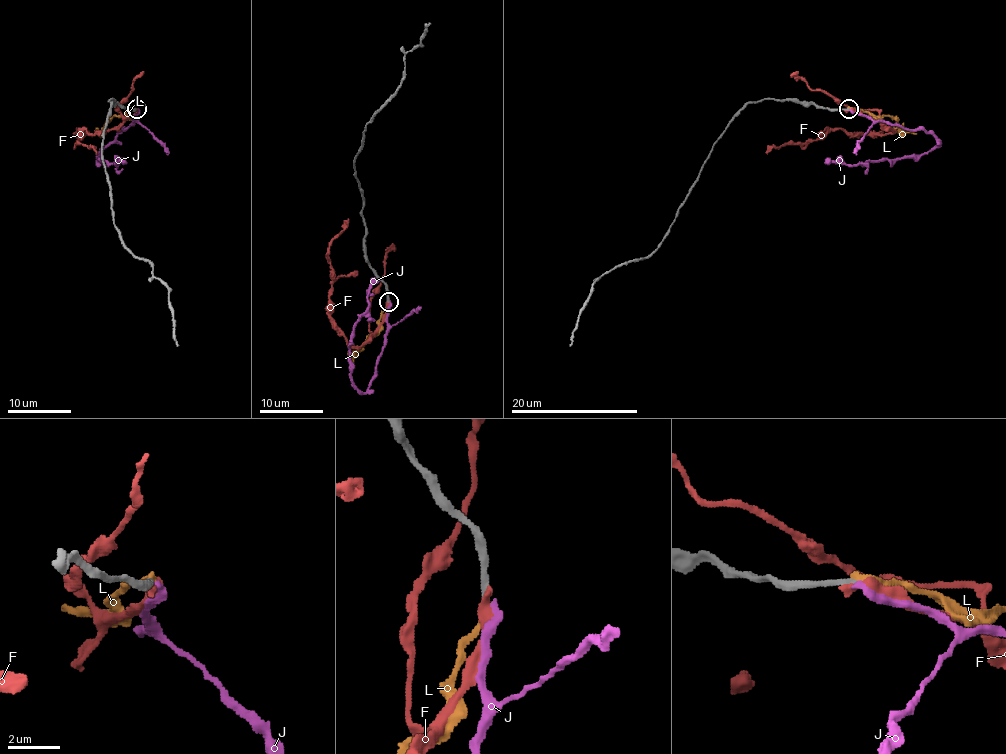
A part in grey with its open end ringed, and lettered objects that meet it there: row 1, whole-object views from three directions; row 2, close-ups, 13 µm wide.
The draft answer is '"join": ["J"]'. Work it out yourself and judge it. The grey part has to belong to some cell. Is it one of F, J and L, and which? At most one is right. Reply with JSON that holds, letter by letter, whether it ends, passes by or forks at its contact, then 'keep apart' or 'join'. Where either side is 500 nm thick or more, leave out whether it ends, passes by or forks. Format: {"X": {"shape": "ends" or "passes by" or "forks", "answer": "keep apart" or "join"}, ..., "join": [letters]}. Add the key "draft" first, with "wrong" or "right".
{"draft": "right", "F": {"shape": "ends", "answer": "keep apart"}, "J": {"shape": "ends", "answer": "join"}, "L": {"shape": "ends", "answer": "keep apart"}, "join": ["J"]}

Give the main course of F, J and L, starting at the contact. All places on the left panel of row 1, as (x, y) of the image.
F: (136, 110), (107, 132), (77, 134), (79, 129), (80, 138), (77, 143), (93, 146), (96, 153)
J: (136, 110), (136, 119), (99, 153), (98, 159), (115, 165), (125, 161)
L: (136, 108), (126, 116), (114, 116), (99, 134)

